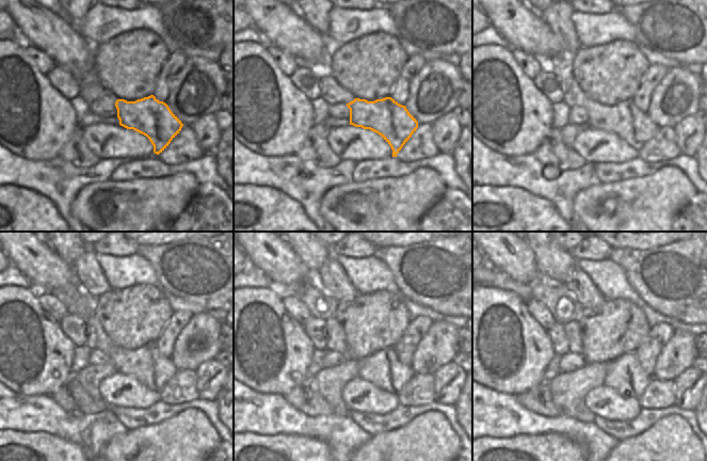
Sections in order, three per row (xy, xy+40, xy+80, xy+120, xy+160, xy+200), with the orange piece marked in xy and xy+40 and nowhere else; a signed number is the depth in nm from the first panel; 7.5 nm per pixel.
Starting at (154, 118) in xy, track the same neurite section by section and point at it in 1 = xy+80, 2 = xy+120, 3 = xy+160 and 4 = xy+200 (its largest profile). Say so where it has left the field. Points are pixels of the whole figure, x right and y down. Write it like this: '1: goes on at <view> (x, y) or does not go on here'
1: goes on at xy+80 (635, 127)
2: goes on at xy+120 (147, 365)
3: goes on at xy+160 (383, 369)
4: goes on at xy+200 (625, 375)

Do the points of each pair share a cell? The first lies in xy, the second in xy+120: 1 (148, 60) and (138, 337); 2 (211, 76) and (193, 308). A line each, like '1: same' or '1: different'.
1: same
2: different

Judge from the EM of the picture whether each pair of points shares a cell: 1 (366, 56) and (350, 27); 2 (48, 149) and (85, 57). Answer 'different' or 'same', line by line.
1: different
2: different

